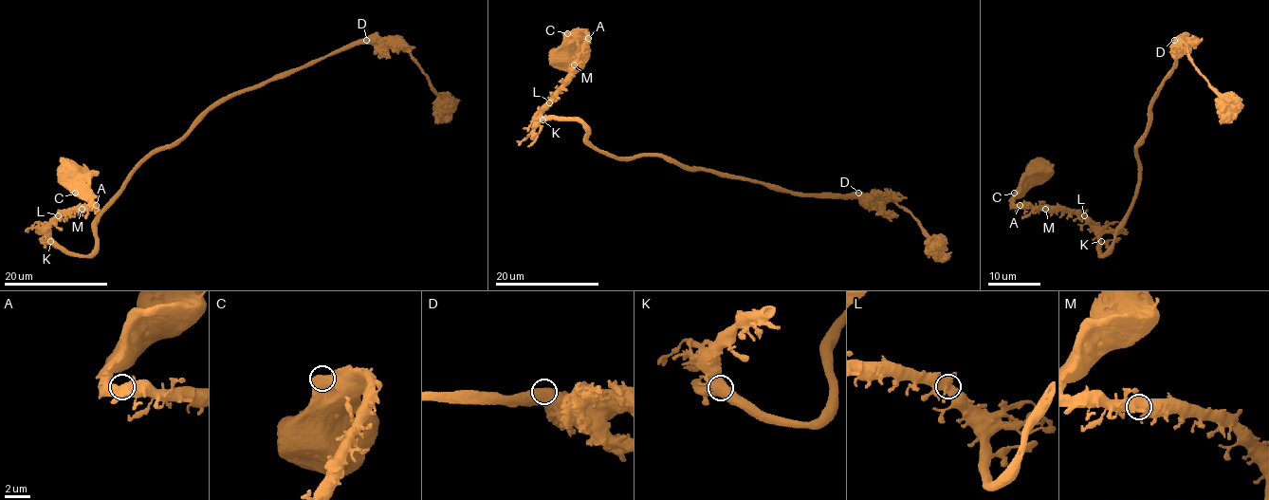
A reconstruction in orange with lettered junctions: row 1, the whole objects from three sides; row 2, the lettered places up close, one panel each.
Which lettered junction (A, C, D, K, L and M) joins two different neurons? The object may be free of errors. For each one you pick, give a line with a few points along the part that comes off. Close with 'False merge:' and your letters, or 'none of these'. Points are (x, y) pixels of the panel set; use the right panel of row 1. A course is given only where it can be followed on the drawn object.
False merge: none of these

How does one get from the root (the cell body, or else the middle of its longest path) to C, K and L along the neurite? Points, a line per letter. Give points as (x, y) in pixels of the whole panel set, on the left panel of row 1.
C: (73, 175), (75, 193)
K: (73, 175), (75, 184), (94, 206), (81, 206), (75, 211), (59, 214), (50, 223), (50, 241)
L: (73, 175), (75, 184), (94, 206), (77, 206), (63, 210), (57, 214)

